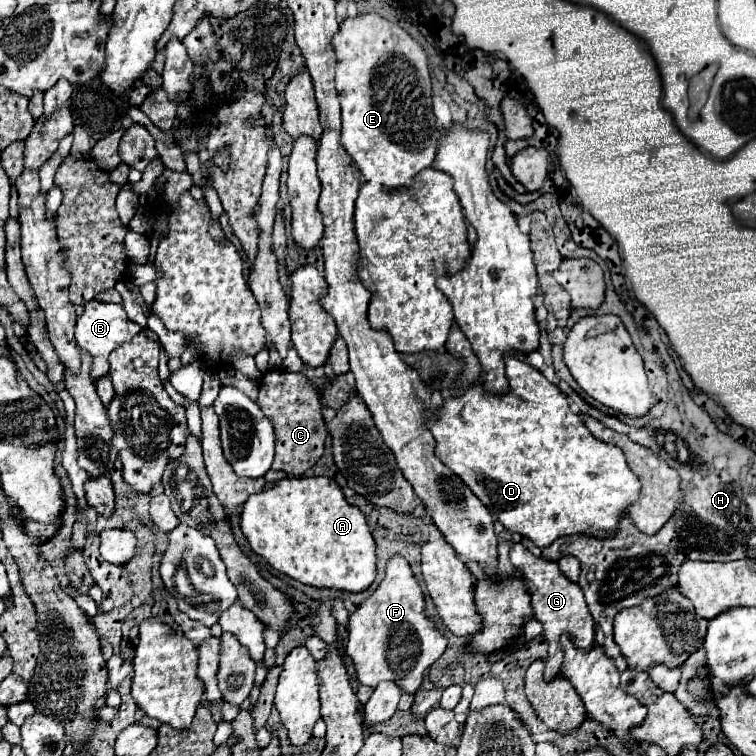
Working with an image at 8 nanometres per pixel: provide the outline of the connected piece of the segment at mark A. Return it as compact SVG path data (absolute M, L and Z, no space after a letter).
M283 478L273 486L251 494L241 504L241 530L255 554L263 556L279 572L311 586L361 592L375 580L375 542L359 508L351 506L339 486L321 478Z

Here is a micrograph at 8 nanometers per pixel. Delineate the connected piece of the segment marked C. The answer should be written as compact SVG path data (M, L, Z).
M269 370L259 382L257 404L275 428L273 470L283 470L287 476L301 476L321 458L323 444L327 438L317 390L309 386L309 378L305 378L303 374L293 374L287 370Z

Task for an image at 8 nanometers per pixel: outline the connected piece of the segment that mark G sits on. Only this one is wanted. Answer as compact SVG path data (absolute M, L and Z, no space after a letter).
M513 544L509 552L511 564L517 568L517 572L523 576L523 584L531 594L531 608L533 618L537 618L543 624L543 636L549 642L549 656L545 660L545 680L553 680L559 674L561 662L563 662L563 650L561 650L561 634L567 634L575 646L589 650L595 642L595 620L587 610L583 592L577 582L569 582L553 560L537 558L533 556L523 544Z

